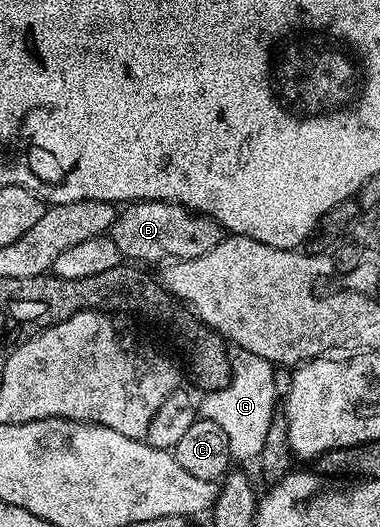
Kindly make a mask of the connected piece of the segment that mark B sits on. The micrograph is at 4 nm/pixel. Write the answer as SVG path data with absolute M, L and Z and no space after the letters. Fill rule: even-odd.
M139 200L125 205L108 234L127 261L143 265L200 258L224 239L222 225L211 216L195 214L180 204L165 204L163 200Z

